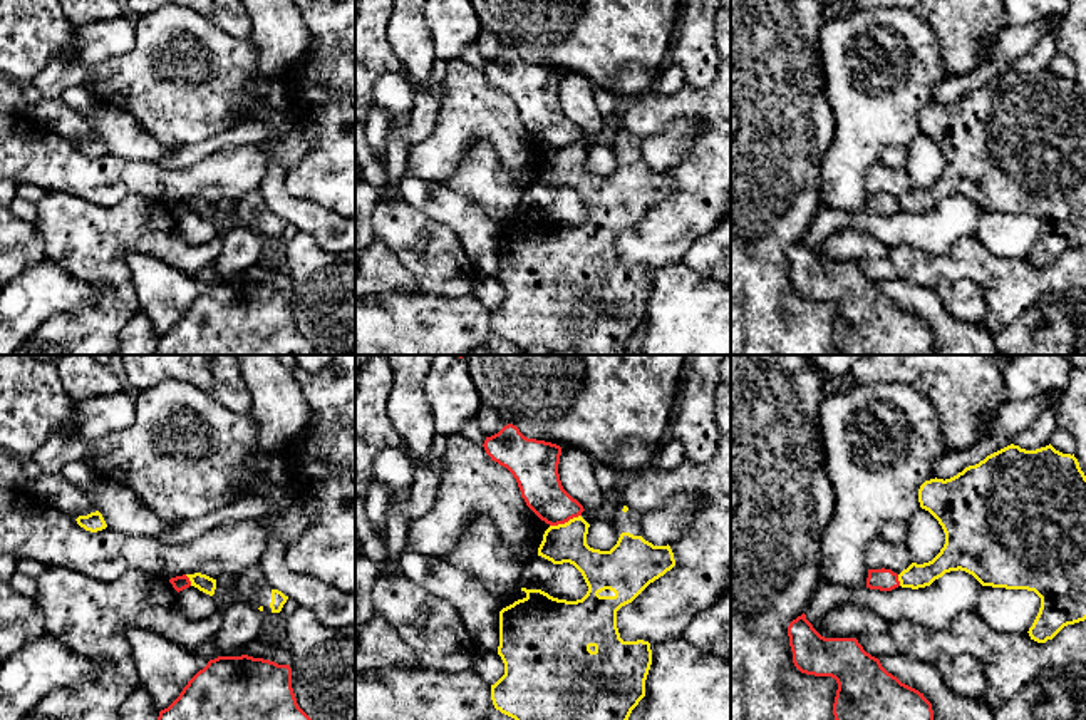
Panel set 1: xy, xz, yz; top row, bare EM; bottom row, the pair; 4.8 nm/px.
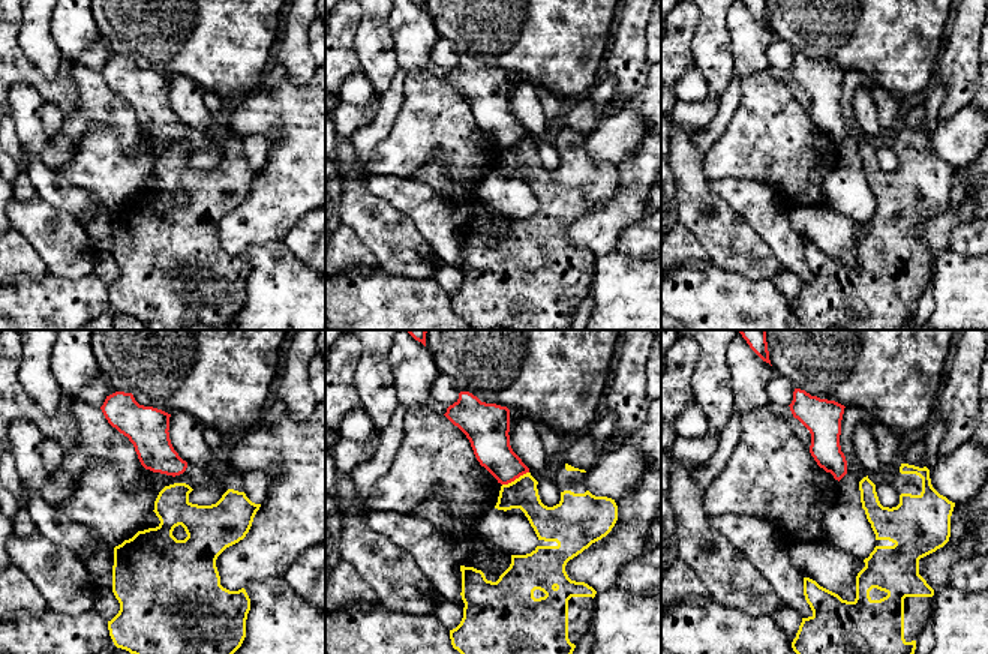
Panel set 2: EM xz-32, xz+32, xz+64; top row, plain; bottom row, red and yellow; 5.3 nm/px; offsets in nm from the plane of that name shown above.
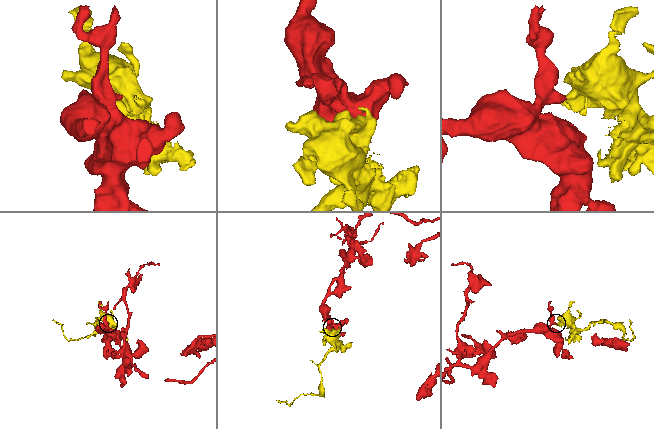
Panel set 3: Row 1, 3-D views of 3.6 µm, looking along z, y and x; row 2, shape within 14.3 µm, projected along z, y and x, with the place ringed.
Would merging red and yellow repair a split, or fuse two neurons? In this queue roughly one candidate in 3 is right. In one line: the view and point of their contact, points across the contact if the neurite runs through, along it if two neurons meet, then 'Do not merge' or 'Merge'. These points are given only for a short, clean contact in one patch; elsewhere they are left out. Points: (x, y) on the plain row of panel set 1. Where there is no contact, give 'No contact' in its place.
Touches red at xz (565, 146). Boundary: xz (580, 139), (550, 151). Do not merge

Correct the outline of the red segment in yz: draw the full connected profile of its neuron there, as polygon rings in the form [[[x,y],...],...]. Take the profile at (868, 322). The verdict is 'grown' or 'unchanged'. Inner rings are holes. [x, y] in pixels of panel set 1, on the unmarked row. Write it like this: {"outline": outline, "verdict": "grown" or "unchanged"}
{"outline": [[[803,238],[788,251],[794,291],[806,300],[831,301],[838,308],[833,340],[840,355],[935,355],[932,328],[918,315],[888,298],[878,283],[863,275],[856,263],[825,263]]], "verdict": "unchanged"}

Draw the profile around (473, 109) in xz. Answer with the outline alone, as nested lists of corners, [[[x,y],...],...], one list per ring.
[[[464,60],[447,64],[444,85],[446,97],[441,100],[436,126],[422,142],[411,147],[406,172],[422,181],[444,183],[474,141],[488,141],[506,169],[533,167],[538,179],[545,159],[541,144],[526,131],[513,99]]]

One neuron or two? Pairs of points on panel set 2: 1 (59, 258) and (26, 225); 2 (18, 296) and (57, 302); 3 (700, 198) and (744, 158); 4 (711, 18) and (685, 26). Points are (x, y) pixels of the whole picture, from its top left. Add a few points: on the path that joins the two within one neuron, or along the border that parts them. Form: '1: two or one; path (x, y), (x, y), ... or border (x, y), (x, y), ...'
1: one; path (51, 251), (33, 233)
2: one; path (27, 302), (48, 302)
3: two; border (702, 156), (702, 170), (708, 180)
4: two; border (700, 15), (691, 39), (691, 57)

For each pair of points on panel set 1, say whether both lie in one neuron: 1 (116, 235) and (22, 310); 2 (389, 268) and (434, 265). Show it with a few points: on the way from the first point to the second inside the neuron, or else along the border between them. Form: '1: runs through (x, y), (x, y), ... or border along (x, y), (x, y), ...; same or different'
1: border along (46, 258), (71, 275), (89, 282), (99, 297); different
2: border along (377, 238), (411, 273), (419, 288); different

